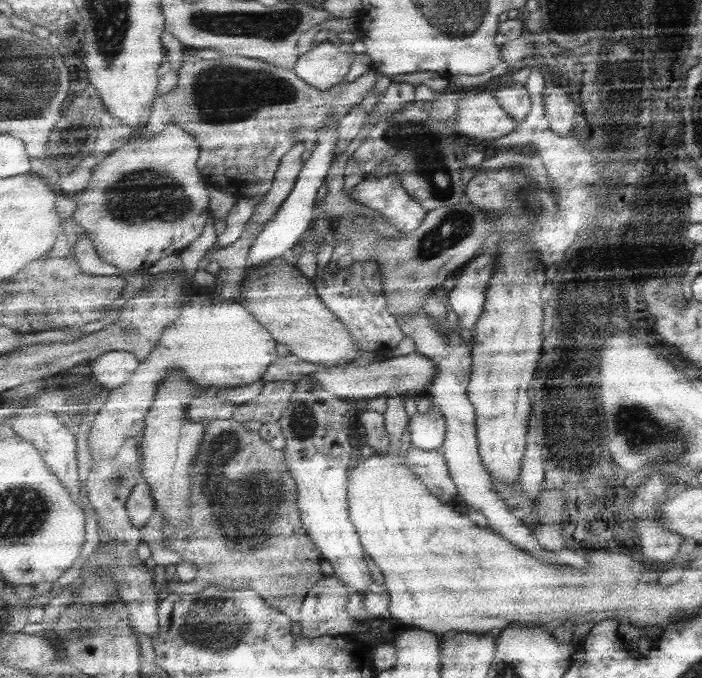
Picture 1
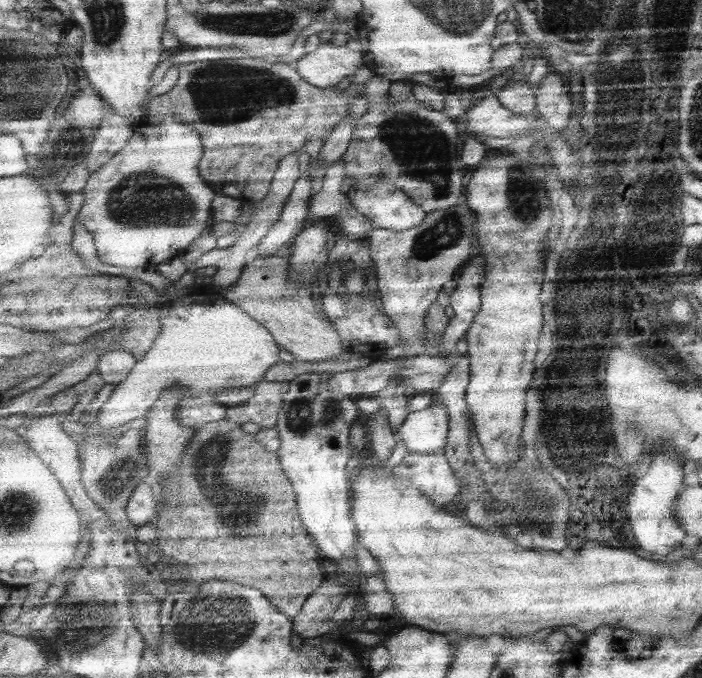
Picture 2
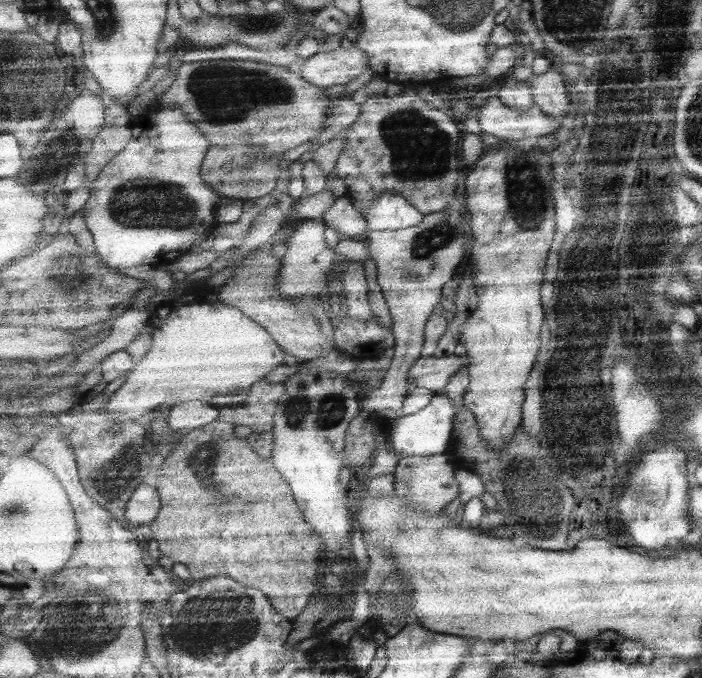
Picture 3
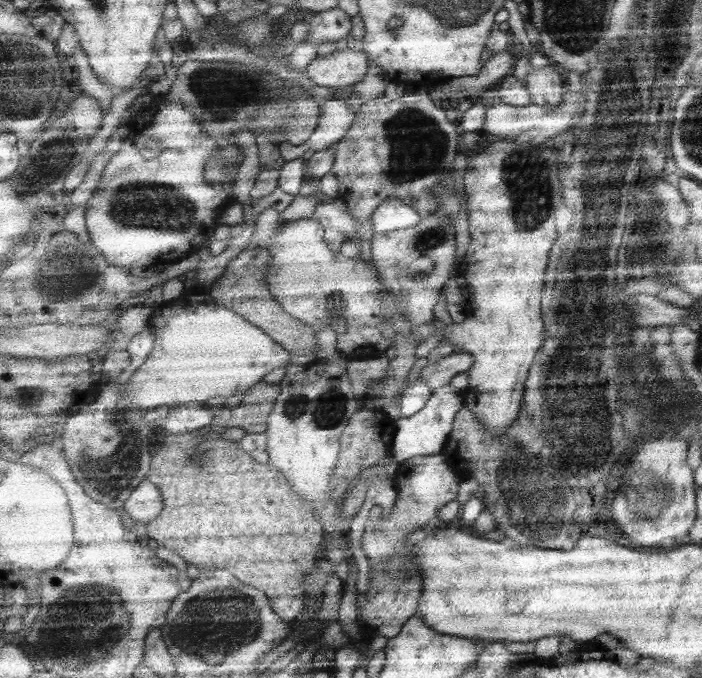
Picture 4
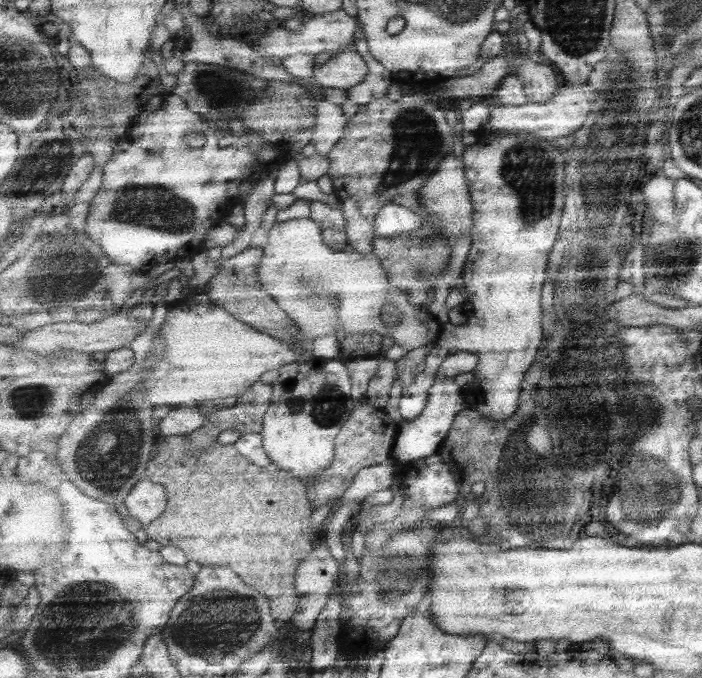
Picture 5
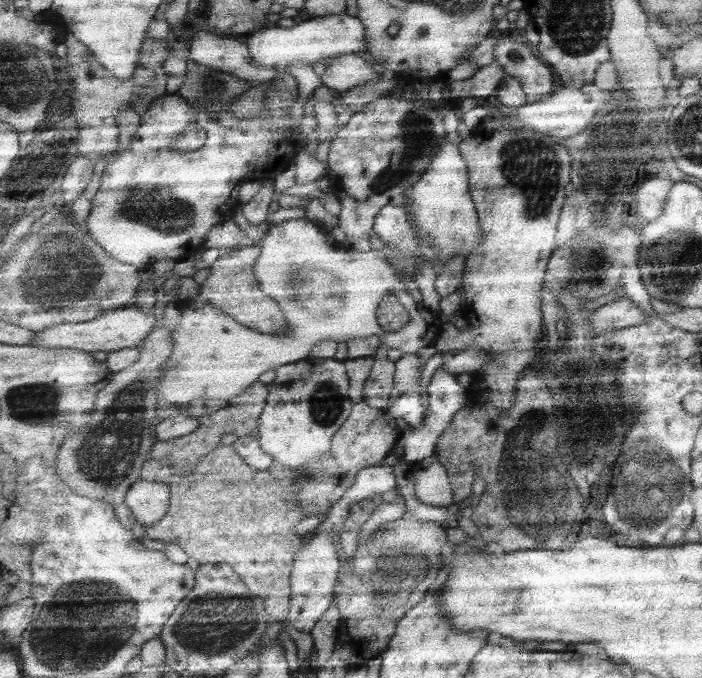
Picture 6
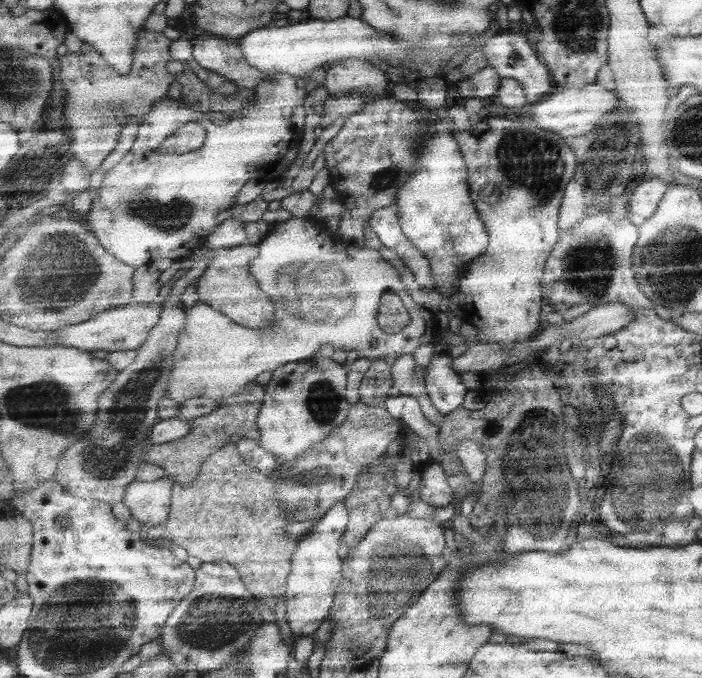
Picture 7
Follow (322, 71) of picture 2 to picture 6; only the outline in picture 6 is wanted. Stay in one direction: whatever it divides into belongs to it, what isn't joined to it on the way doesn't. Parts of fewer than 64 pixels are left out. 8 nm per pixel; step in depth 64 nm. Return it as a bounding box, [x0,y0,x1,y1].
[321,54,377,94]

